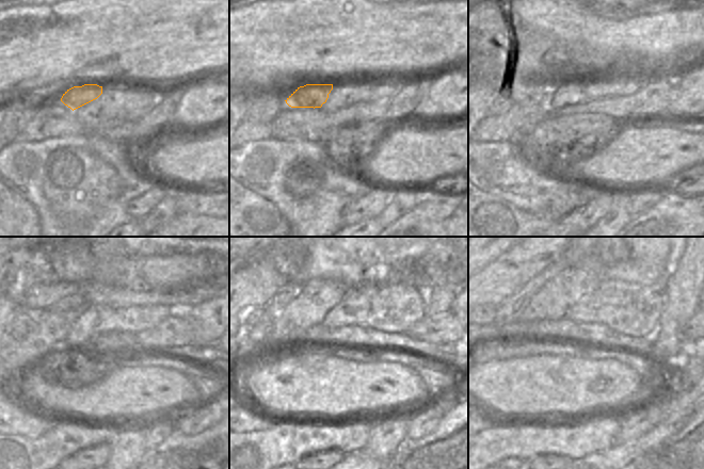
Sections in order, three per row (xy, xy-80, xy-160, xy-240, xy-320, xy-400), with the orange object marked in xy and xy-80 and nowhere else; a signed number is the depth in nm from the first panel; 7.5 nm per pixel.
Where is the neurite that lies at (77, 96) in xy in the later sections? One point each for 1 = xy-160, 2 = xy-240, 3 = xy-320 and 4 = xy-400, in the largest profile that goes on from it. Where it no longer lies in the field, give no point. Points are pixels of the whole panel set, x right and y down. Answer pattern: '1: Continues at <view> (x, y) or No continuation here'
1: Continues at xy-160 (537, 94)
2: Continues at xy-240 (22, 321)
3: Continues at xy-320 (251, 316)
4: Continues at xy-400 (490, 311)

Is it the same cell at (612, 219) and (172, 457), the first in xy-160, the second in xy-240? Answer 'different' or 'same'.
different

